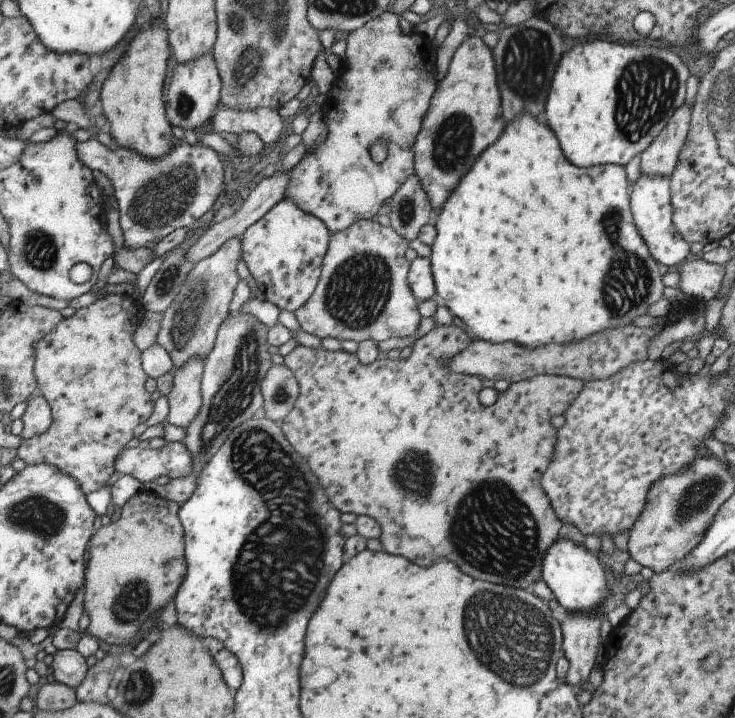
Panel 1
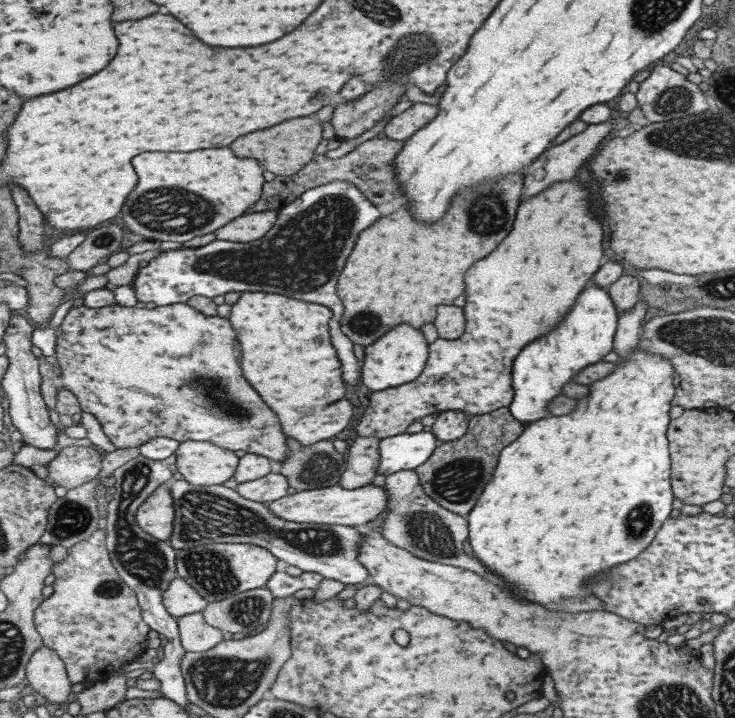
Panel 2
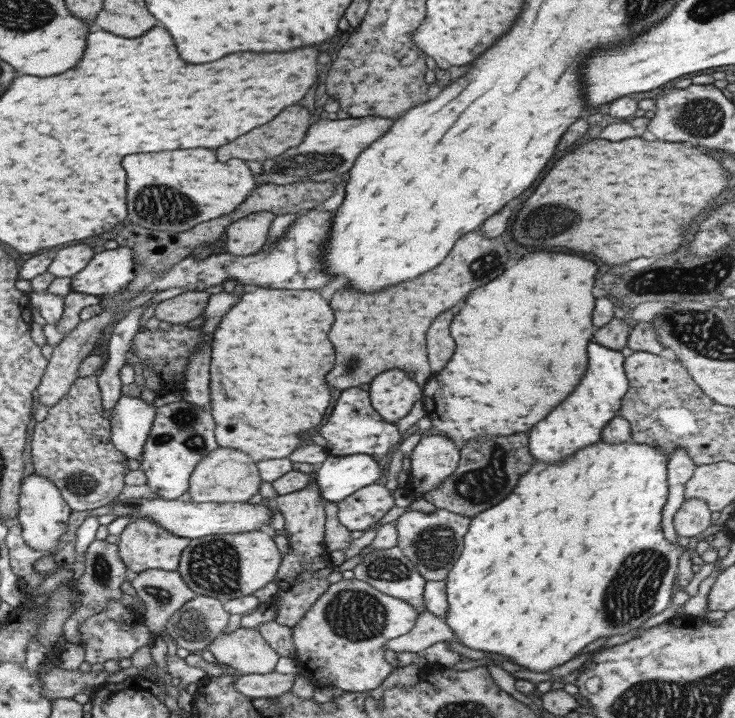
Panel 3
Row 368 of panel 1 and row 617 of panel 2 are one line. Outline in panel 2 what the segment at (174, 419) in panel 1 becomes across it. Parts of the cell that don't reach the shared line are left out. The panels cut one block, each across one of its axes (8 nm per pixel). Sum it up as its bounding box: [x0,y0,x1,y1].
[176,612,228,652]

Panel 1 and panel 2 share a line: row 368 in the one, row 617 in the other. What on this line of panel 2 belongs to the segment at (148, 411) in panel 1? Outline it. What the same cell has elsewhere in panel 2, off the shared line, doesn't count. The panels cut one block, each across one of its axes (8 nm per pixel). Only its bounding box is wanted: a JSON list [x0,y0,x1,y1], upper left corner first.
[34,529,151,683]

